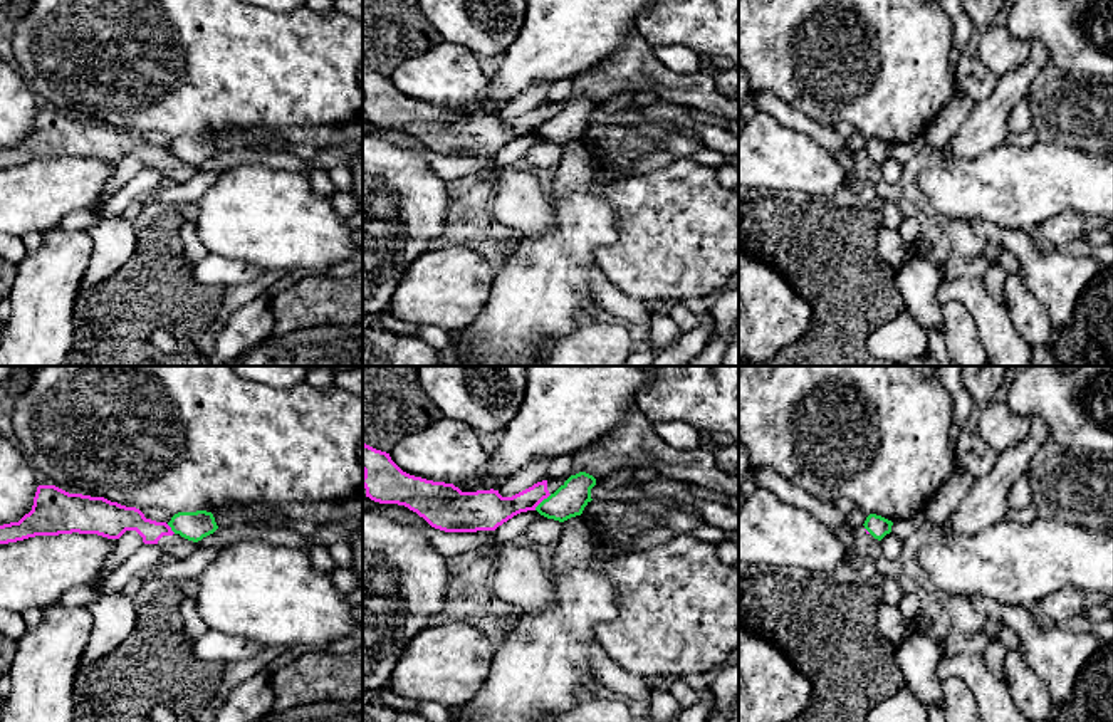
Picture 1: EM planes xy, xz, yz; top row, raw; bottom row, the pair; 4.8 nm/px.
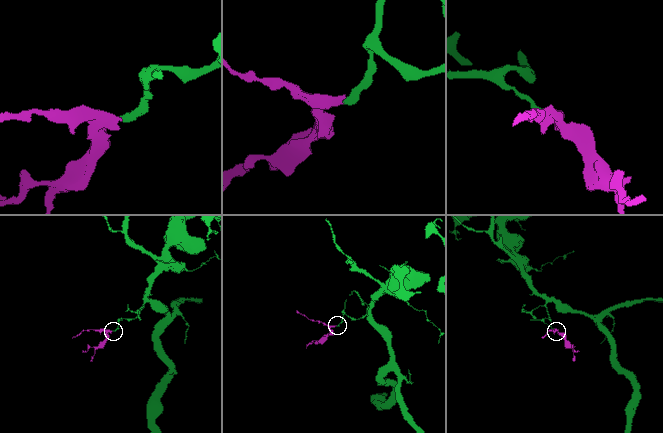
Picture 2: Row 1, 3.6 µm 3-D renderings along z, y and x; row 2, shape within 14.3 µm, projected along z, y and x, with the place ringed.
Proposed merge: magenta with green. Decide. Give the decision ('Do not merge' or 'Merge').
Do not merge

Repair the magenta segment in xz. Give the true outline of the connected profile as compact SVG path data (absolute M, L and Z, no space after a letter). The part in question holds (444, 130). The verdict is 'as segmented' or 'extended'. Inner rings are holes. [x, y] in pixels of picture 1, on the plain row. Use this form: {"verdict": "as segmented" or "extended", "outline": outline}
{"verdict": "extended", "outline": "M636 30L604 62L577 76L566 101L537 106L512 121L502 121L494 112L462 116L453 107L410 99L389 77L363 67L366 121L379 128L405 129L445 156L495 154L514 139L536 134L571 99L586 96L599 106L624 91L650 91L658 99L739 121L739 101L717 91L715 71L700 67L695 74L673 72Z"}

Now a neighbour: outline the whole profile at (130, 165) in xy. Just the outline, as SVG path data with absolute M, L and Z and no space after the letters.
M126 154L119 163L116 163L114 173L107 180L97 203L91 208L89 213L92 217L99 217L107 205L107 200L116 195L116 191L131 178L134 178L143 168L143 161L136 154Z

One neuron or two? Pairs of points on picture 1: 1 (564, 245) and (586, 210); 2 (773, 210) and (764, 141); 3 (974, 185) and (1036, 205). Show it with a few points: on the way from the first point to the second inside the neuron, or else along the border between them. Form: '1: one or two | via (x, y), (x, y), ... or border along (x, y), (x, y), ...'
1: one | via (573, 237), (586, 219)
2: two | border along (768, 192), (786, 195)
3: one | via (989, 187), (1021, 190)

